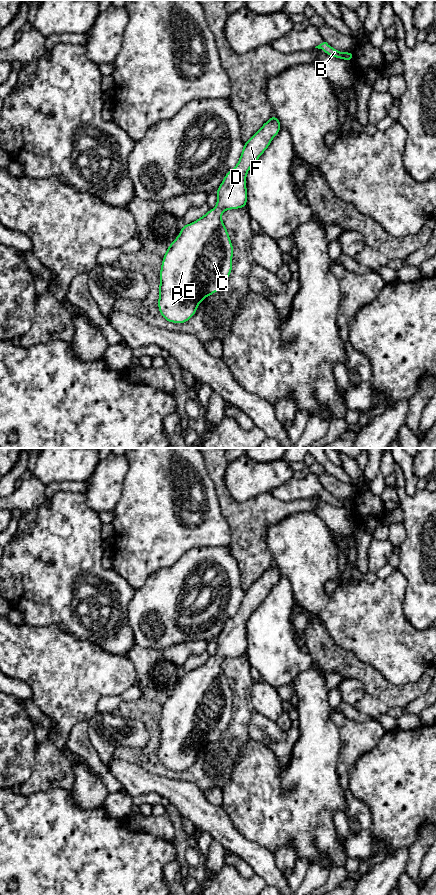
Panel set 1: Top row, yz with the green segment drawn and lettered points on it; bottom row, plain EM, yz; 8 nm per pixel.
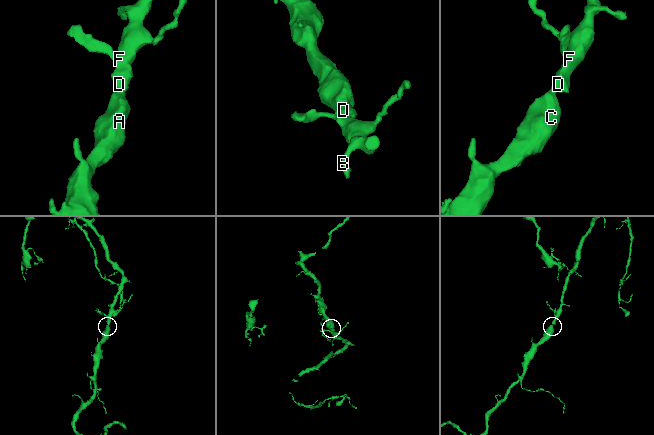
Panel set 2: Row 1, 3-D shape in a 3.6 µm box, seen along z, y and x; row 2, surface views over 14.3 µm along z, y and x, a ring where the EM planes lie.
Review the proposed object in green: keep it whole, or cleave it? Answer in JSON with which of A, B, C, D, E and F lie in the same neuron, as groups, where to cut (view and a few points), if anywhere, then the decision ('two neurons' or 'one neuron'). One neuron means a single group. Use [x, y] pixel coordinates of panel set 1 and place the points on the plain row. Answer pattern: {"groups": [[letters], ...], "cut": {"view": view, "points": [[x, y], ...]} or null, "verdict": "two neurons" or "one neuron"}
{"groups": [["A", "B", "C", "D", "E", "F"]], "cut": null, "verdict": "one neuron"}

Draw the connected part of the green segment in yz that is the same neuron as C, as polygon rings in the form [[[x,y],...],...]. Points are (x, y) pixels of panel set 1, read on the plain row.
[[[273,562],[247,589],[237,613],[228,619],[217,636],[217,652],[196,669],[183,673],[177,686],[168,694],[160,717],[158,756],[168,770],[186,771],[196,761],[197,755],[207,744],[219,739],[232,719],[233,693],[221,662],[230,657],[247,655],[246,624],[279,581],[281,572]]]

